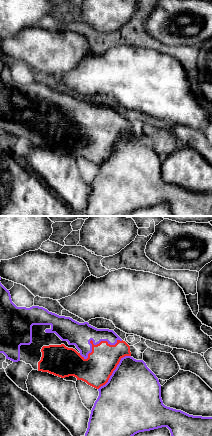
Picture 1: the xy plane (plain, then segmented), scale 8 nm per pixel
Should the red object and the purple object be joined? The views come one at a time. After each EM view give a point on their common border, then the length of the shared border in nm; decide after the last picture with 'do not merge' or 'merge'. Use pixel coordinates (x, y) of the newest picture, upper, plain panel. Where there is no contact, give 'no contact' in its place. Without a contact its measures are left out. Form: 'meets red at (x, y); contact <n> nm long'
meets red at (97, 120); contact 360 nm long

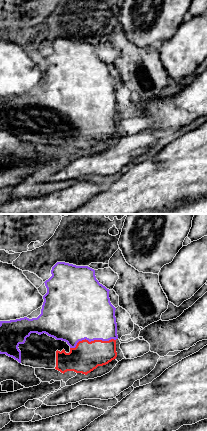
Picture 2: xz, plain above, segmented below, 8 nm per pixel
meets red at (92, 117); contact 380 nm long

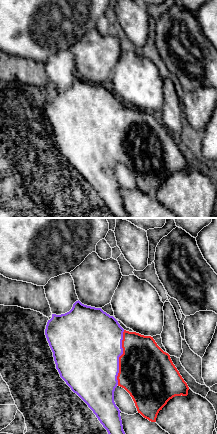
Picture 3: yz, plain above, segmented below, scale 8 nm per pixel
meets red at (119, 133); contact 440 nm long

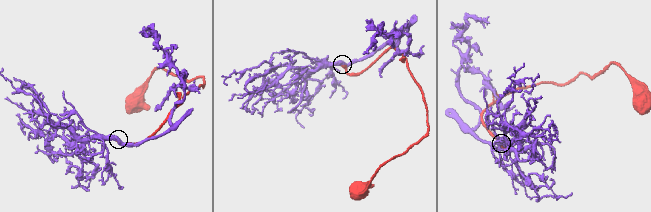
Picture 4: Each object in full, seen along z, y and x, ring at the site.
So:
merge

